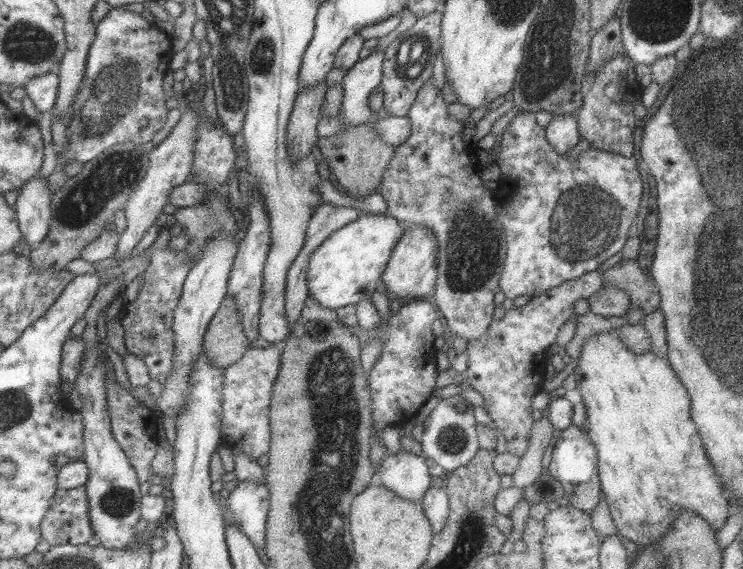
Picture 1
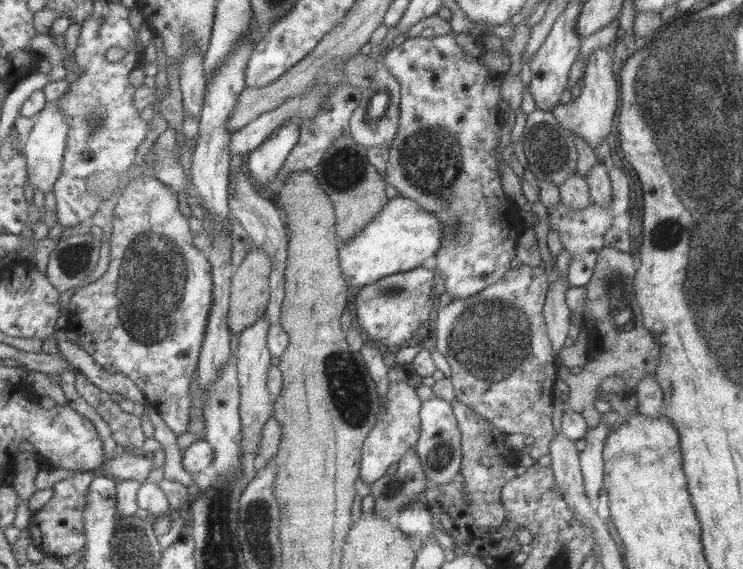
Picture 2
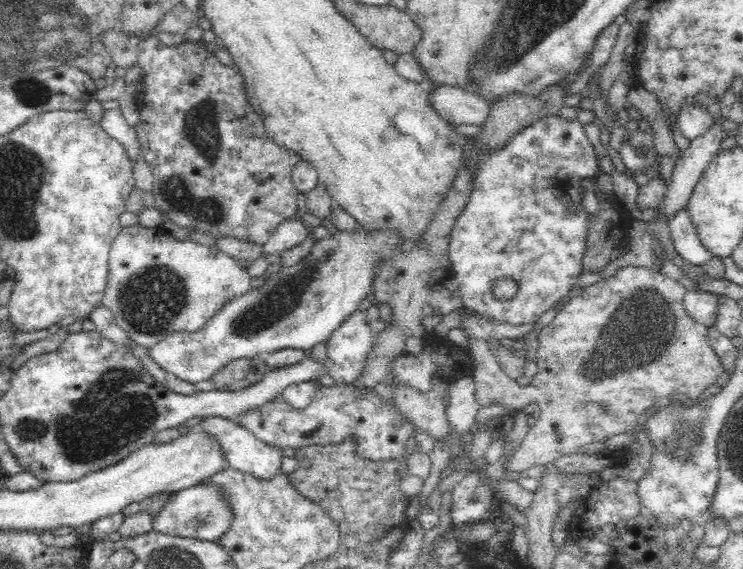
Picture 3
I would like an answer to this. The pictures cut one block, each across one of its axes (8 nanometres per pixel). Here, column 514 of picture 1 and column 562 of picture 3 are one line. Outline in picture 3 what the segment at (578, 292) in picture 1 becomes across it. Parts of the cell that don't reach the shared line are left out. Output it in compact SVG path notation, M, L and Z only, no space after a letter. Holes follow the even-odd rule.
M630 265L584 287L581 294L558 310L554 320L538 332L538 351L535 356L538 374L528 386L519 386L506 376L488 347L488 342L470 340L467 349L472 352L472 378L476 384L474 397L478 406L494 405L514 411L536 403L541 411L540 418L529 428L503 474L522 473L534 464L543 466L565 455L583 454L582 449L585 447L642 424L648 414L666 402L676 399L688 405L693 404L708 386L716 384L724 372L723 367L708 343L707 328L692 319L683 308L682 300L686 291L682 284L660 270Z

